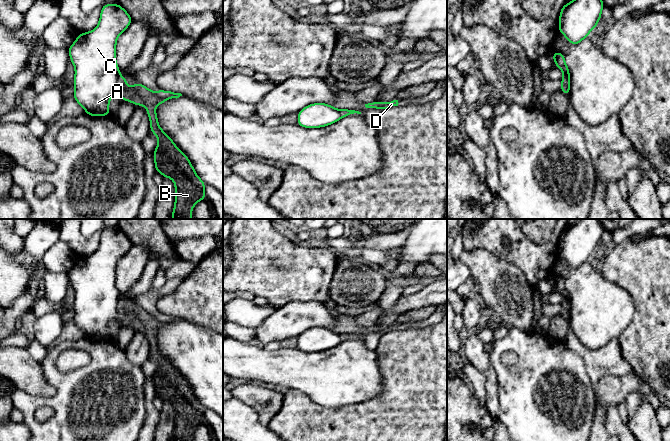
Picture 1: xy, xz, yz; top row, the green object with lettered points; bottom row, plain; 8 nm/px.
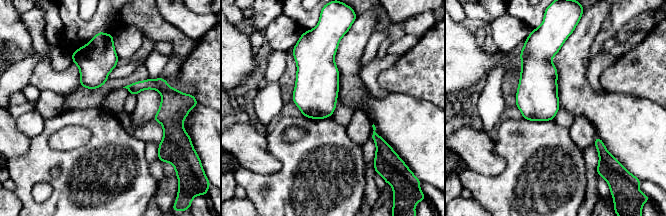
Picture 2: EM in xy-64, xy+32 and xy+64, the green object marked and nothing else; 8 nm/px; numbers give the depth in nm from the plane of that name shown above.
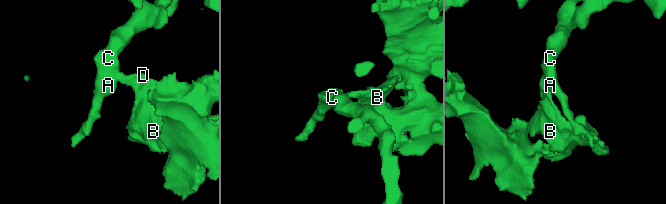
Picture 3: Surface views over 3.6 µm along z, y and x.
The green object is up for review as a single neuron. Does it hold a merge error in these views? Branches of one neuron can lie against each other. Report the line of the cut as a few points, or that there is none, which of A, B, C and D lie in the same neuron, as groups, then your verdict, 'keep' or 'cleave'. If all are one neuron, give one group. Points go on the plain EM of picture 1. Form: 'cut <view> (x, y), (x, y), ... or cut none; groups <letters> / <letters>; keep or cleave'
cut xy (119, 299), (117, 302), (116, 318); groups A C / B D; cleave

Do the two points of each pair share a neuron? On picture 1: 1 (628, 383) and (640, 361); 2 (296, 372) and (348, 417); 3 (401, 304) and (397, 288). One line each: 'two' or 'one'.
1: two
2: two
3: two

